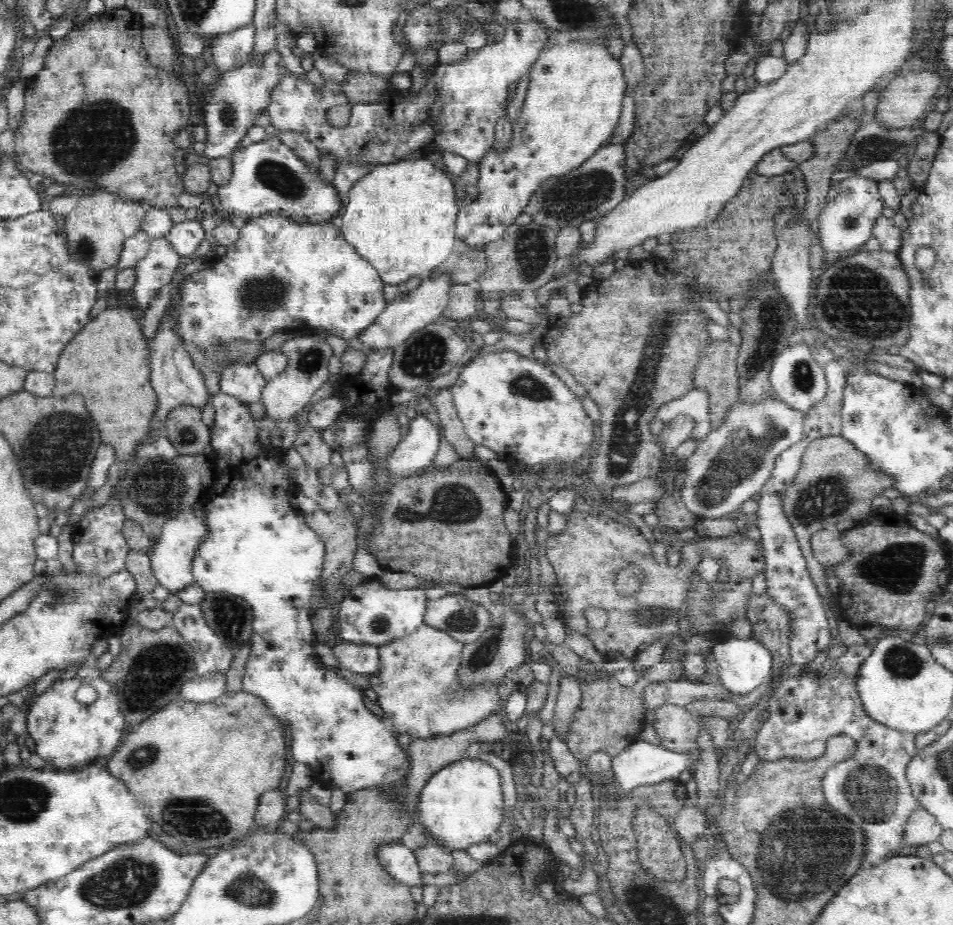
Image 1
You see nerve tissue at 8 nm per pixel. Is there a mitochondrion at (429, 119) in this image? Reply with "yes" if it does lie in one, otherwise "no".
no

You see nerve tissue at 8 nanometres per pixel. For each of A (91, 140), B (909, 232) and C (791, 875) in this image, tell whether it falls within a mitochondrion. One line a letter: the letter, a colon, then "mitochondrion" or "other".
A: mitochondrion
B: other
C: mitochondrion

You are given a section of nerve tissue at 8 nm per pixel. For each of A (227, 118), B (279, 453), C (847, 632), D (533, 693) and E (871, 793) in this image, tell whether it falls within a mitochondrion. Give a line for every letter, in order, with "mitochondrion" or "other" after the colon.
A: mitochondrion
B: other
C: other
D: other
E: mitochondrion

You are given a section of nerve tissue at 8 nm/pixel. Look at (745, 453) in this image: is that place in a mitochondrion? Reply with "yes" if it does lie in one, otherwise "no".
yes

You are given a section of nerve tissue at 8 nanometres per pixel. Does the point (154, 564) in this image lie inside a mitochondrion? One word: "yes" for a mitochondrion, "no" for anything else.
no

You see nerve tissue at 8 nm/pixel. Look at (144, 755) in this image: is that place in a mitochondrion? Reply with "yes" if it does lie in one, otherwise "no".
yes

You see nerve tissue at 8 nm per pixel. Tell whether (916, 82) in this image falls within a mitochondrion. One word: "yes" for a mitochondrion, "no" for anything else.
no

